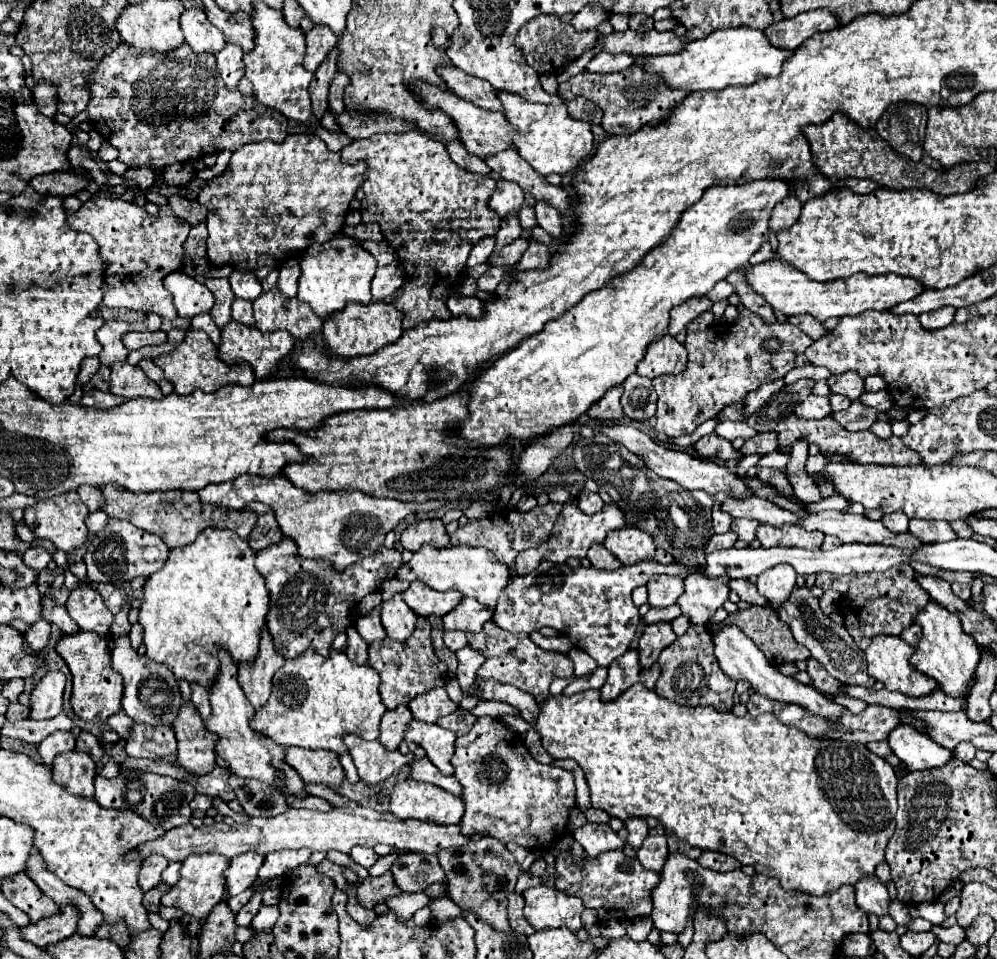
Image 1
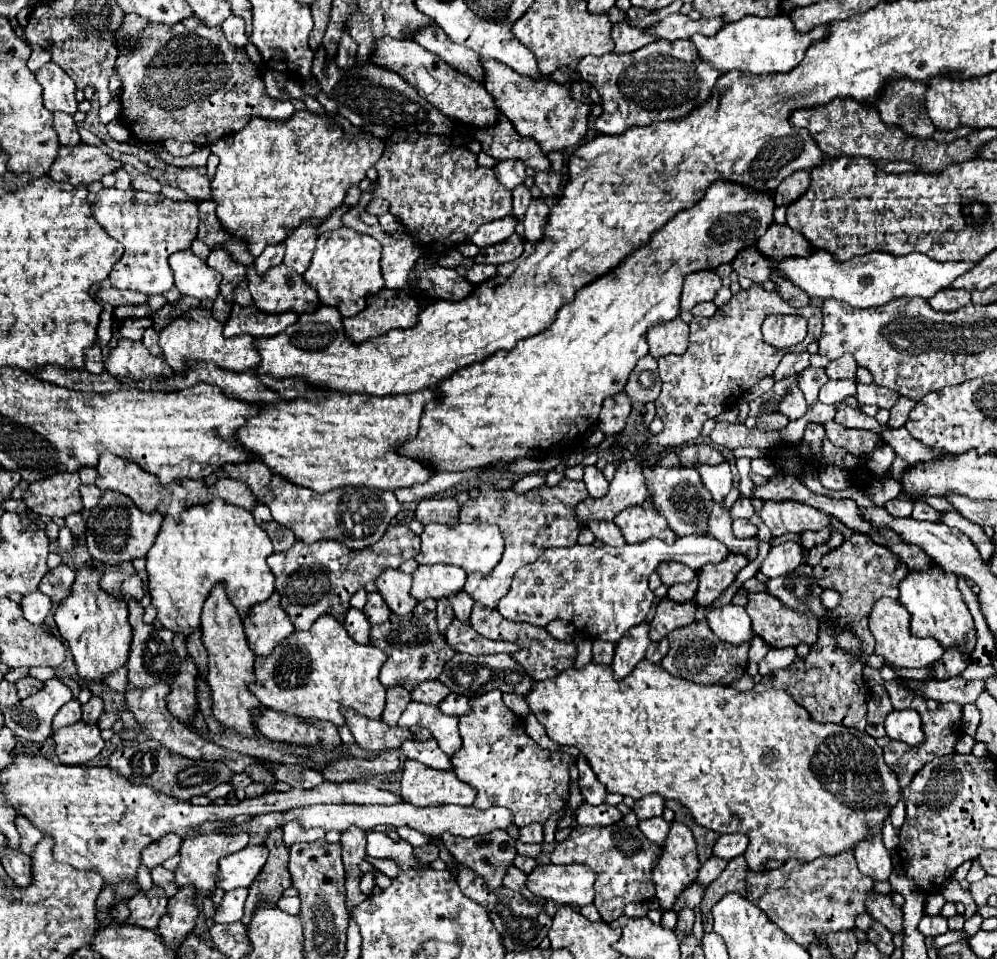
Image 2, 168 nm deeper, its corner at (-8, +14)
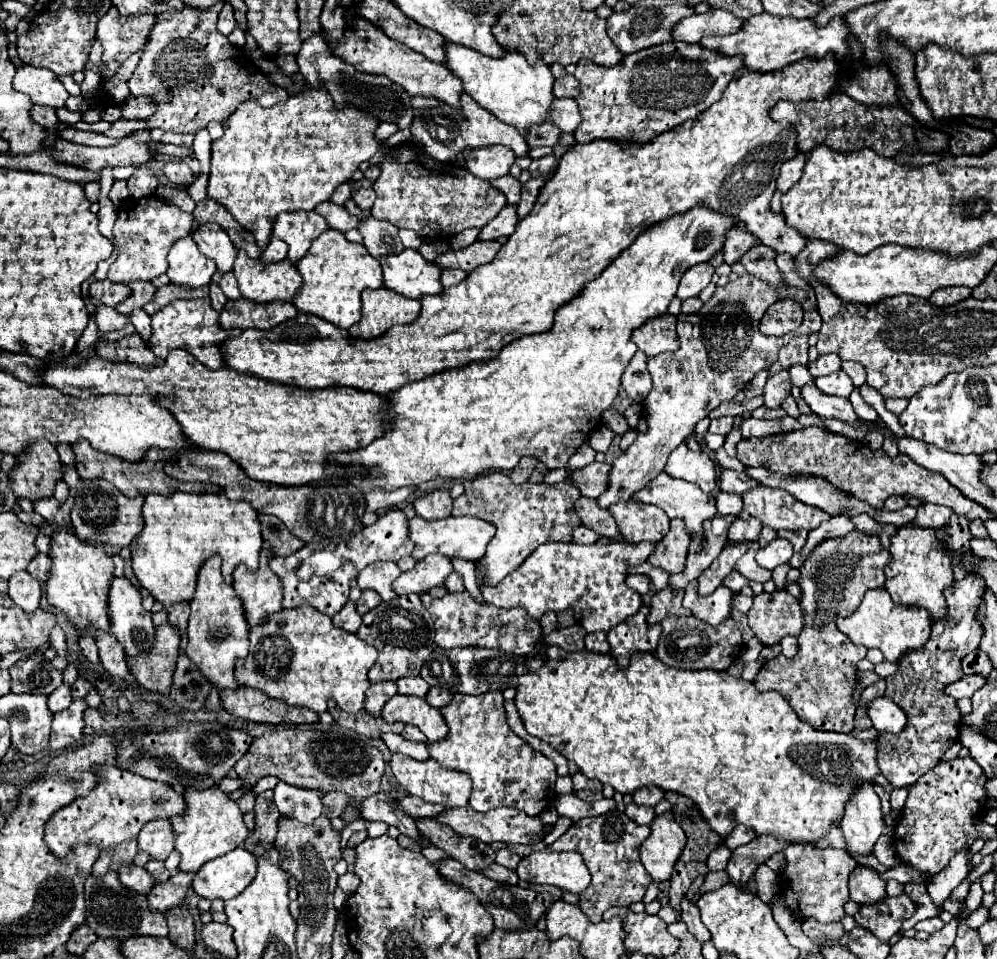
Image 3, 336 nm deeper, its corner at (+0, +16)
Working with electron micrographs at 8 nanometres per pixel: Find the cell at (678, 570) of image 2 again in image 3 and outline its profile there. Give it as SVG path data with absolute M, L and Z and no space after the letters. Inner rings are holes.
M671 520L669 534L655 544L649 562L657 568L663 568L669 574L677 574L685 568L689 542L691 536L685 532L685 524L681 524L681 520Z

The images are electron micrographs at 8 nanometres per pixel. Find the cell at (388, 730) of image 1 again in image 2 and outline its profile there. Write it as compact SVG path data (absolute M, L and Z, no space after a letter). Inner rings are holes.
M395 686L395 688L387 688L387 706L385 706L385 712L383 712L383 722L389 724L391 728L397 728L397 722L399 722L399 716L403 714L403 710L407 708L407 704L411 702L411 692L401 688L401 686Z

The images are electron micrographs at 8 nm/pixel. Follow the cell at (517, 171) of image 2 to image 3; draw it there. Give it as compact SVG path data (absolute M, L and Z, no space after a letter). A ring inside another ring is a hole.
M495 144L493 148L473 148L467 156L467 170L473 172L473 176L477 178L495 180L507 176L513 162L513 152L509 152L509 148L501 148Z

